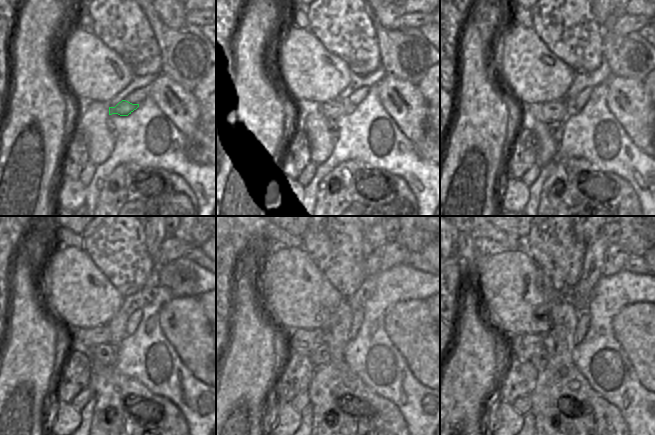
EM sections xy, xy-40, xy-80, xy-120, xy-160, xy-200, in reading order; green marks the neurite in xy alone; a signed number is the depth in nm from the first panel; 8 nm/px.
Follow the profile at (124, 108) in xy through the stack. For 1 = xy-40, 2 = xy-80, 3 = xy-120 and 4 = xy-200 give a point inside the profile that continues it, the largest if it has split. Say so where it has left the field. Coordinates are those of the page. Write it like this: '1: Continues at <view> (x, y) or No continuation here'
1: Continues at xy-40 (333, 109)
2: Continues at xy-80 (558, 110)
3: Continues at xy-120 (85, 339)
4: Continues at xy-200 (522, 346)

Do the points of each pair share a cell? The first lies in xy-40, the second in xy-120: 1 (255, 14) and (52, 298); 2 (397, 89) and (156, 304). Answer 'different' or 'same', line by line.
1: different
2: different

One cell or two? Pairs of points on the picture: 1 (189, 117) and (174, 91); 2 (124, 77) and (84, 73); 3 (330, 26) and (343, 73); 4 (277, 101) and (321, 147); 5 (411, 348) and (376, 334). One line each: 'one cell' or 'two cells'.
1: one cell
2: one cell
3: two cells
4: two cells
5: two cells

